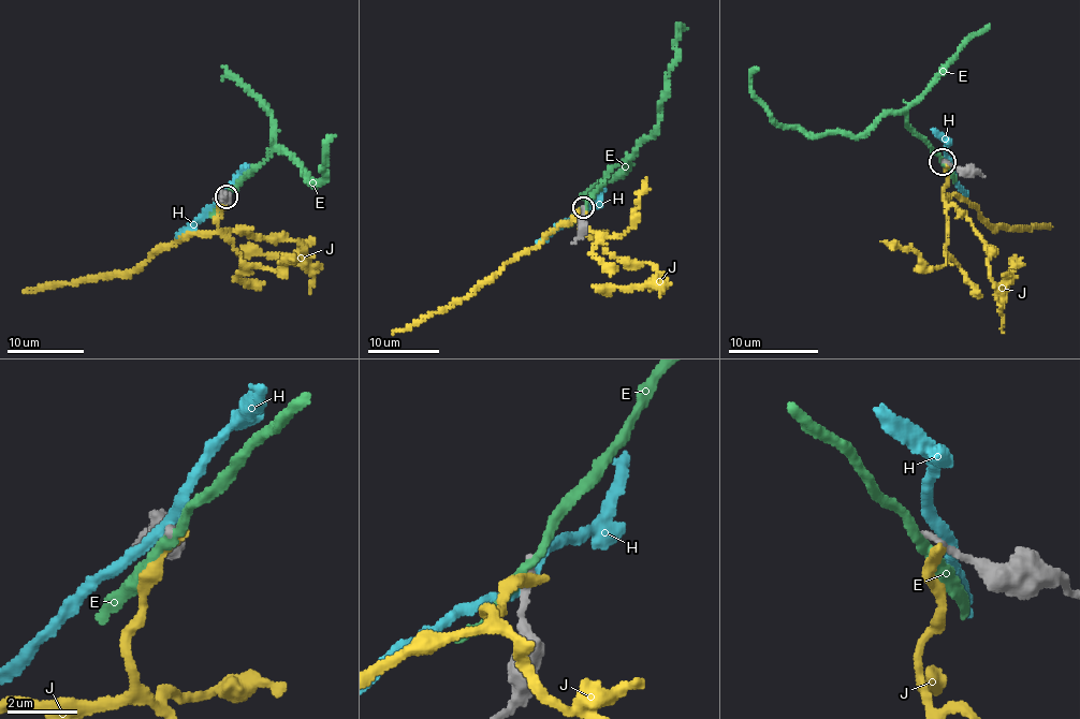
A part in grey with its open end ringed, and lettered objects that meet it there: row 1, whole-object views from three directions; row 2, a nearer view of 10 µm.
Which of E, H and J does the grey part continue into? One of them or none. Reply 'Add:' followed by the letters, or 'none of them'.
Add: none of them

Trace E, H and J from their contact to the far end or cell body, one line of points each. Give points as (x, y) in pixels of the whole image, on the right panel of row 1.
E: (944, 162), (903, 112), (878, 117), (864, 134), (786, 128), (752, 90), (749, 74), (758, 69)
H: (949, 163), (953, 181), (967, 195)
J: (949, 164), (942, 197), (953, 194), (972, 204), (979, 208), (979, 216), (992, 225), (1052, 226)

